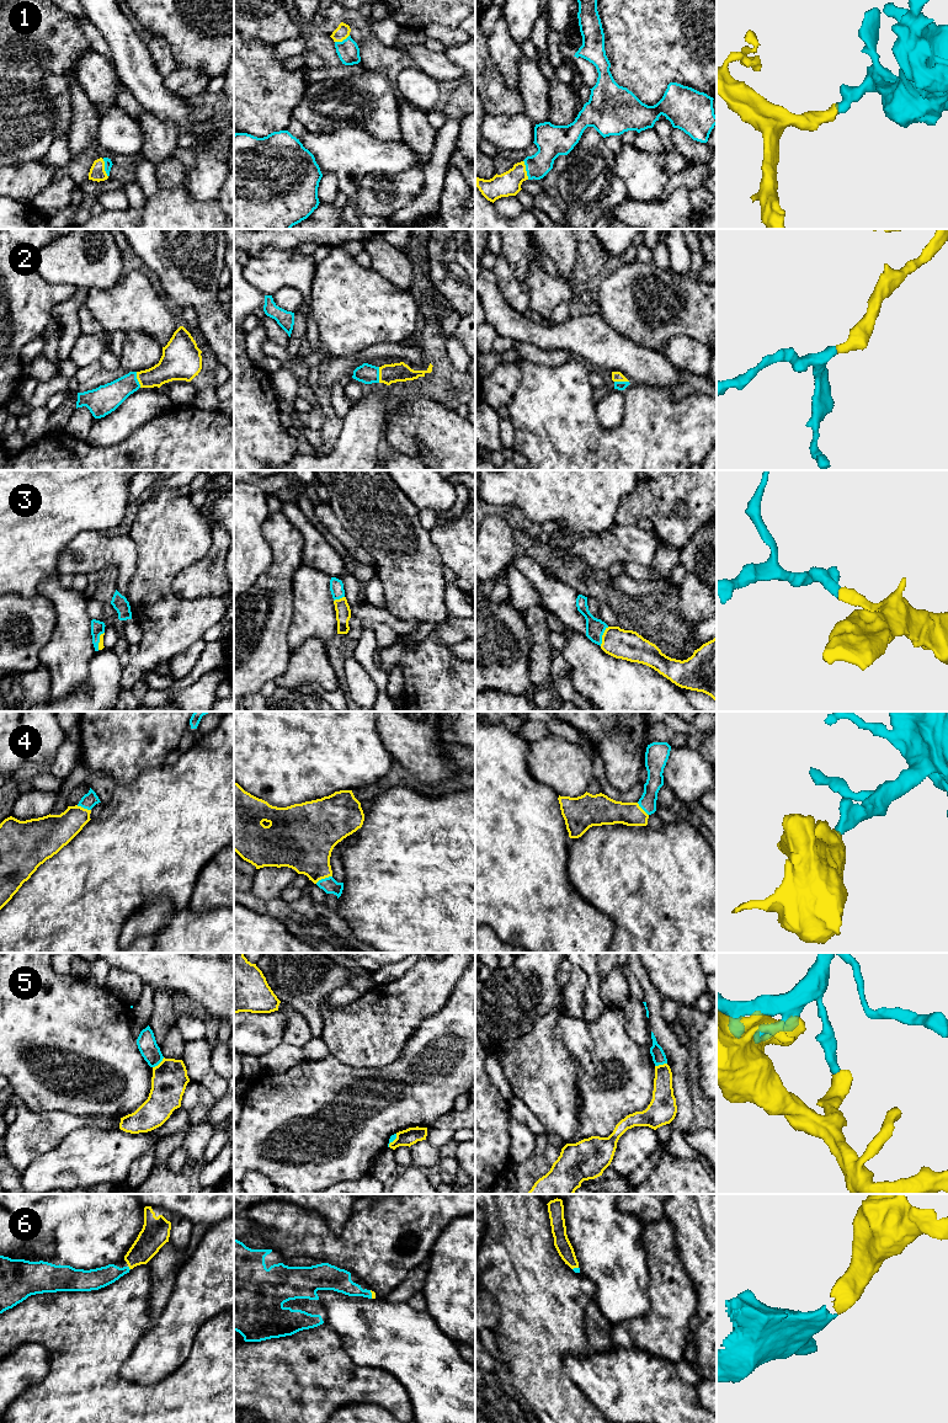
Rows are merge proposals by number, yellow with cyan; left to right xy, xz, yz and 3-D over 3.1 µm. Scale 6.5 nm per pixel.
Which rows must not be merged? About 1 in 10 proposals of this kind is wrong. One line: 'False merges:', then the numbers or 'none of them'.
False merges: 5

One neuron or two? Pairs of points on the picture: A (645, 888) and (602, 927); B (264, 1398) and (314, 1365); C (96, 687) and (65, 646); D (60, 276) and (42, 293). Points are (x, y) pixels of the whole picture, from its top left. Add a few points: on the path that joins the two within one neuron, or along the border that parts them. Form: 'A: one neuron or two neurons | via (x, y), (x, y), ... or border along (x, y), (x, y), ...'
A: two neurons | border along (587, 902), (602, 911), (612, 921), (612, 939)
B: one neuron | via (276, 1395), (302, 1378)
C: two neurons | border along (95, 651), (88, 678), (67, 696)
D: two neurons | border along (43, 280), (57, 284), (70, 284), (75, 288)

